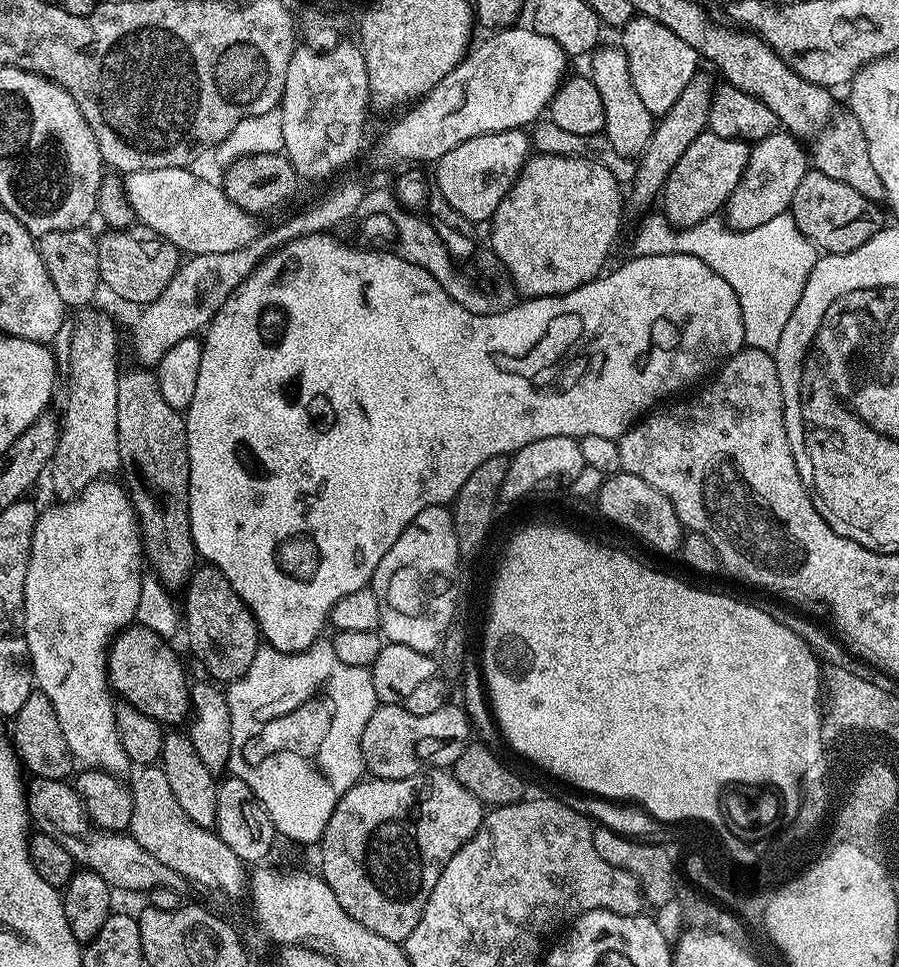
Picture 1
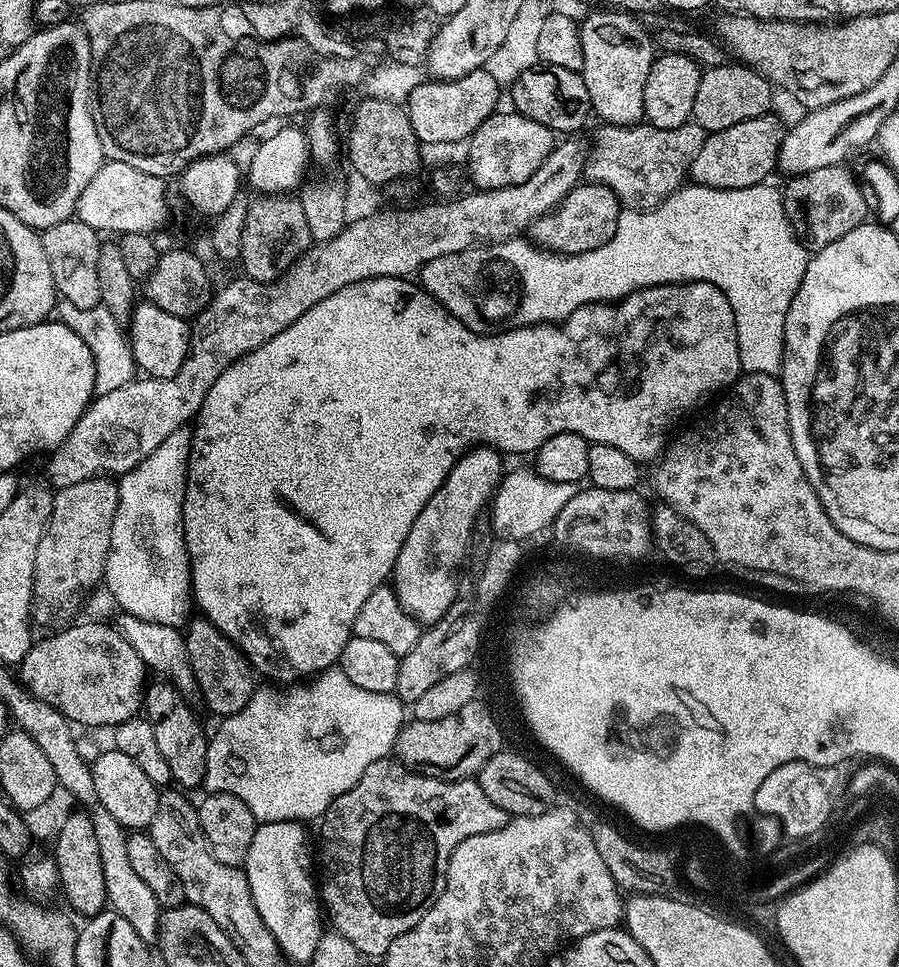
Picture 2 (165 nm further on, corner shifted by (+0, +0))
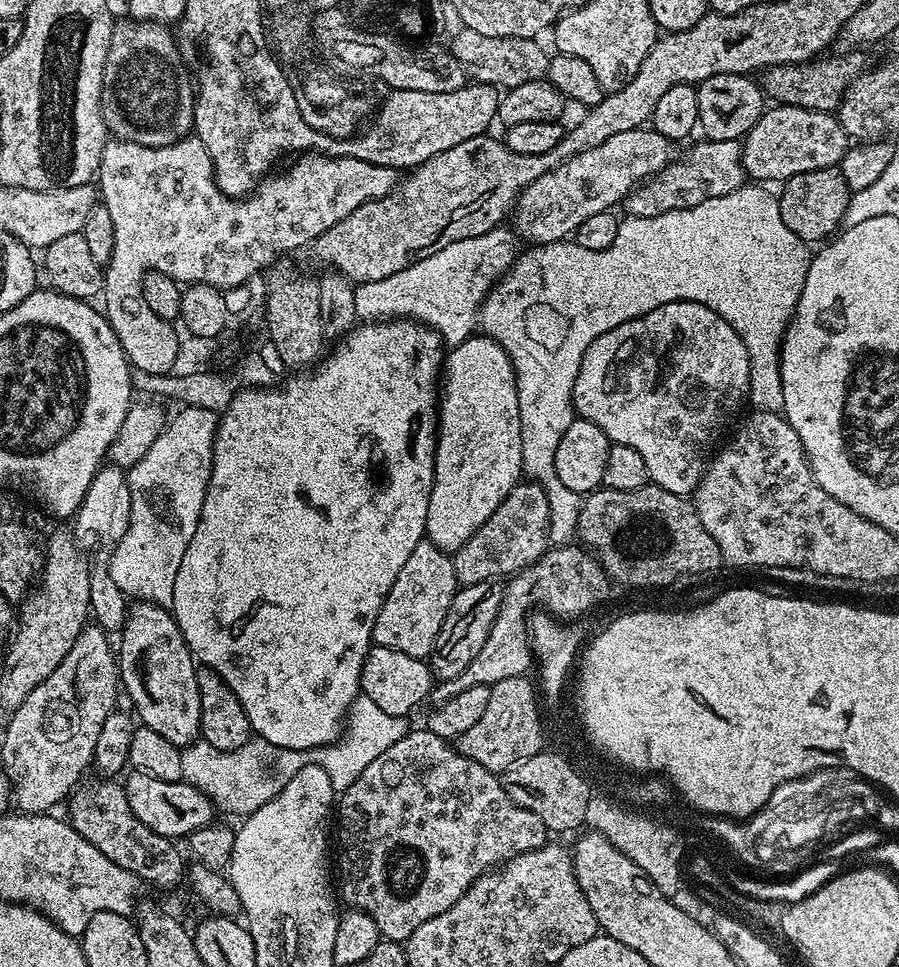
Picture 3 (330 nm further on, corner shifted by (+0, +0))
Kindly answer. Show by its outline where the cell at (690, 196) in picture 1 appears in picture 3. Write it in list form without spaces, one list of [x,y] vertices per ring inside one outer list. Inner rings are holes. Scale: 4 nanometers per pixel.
[[[782,104],[769,107],[758,118],[758,122],[748,132],[742,141],[740,157],[744,167],[745,177],[756,182],[768,182],[764,180],[777,180],[783,182],[789,180],[794,174],[806,174],[806,170],[822,170],[823,168],[835,168],[844,159],[844,153],[850,147],[850,137],[844,133],[839,119],[833,113],[819,112],[818,110],[806,110],[798,106]]]

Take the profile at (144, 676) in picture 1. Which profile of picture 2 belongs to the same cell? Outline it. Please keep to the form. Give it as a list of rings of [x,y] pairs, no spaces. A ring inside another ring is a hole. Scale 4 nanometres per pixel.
[[[88,620],[85,624],[72,624],[61,630],[57,636],[37,639],[18,666],[18,680],[34,698],[55,705],[73,725],[85,724],[88,728],[115,729],[117,724],[126,722],[131,716],[141,715],[146,691],[146,669],[138,650],[122,638],[122,634],[111,623],[99,624]]]

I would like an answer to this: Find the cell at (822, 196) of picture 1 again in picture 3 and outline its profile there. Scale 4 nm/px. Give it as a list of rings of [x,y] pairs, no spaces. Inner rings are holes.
[[[839,167],[806,170],[806,174],[794,174],[789,180],[783,181],[781,188],[784,189],[778,192],[778,199],[782,222],[786,222],[786,226],[790,226],[794,234],[798,234],[798,238],[806,242],[822,242],[843,225],[850,189]]]

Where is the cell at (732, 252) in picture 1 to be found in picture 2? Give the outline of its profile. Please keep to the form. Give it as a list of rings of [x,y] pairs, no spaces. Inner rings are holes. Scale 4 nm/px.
[[[695,182],[689,183],[687,186],[679,188],[674,194],[670,194],[670,198],[666,198],[657,208],[643,210],[624,208],[618,218],[618,230],[614,230],[614,238],[610,238],[610,242],[606,242],[606,246],[598,246],[598,250],[586,250],[585,252],[588,256],[585,256],[584,253],[563,256],[560,252],[549,252],[547,248],[537,248],[531,239],[509,238],[497,244],[477,244],[476,247],[467,248],[458,254],[446,254],[442,258],[434,258],[430,262],[426,262],[423,268],[420,269],[418,283],[443,308],[451,312],[454,318],[462,321],[467,328],[475,332],[491,334],[505,332],[511,328],[525,328],[531,324],[555,324],[570,318],[570,314],[574,314],[574,310],[578,310],[582,306],[615,302],[622,299],[623,296],[629,296],[632,292],[637,292],[650,286],[688,284],[692,280],[710,282],[714,286],[718,286],[718,290],[722,290],[722,294],[726,294],[726,298],[730,302],[730,310],[734,310],[734,326],[738,334],[738,358],[740,359],[741,369],[745,373],[753,372],[754,374],[770,374],[771,376],[776,376],[779,373],[782,366],[782,358],[784,357],[786,313],[790,310],[790,302],[794,302],[794,294],[798,294],[798,286],[802,286],[802,278],[806,274],[810,252],[809,249],[805,248],[801,240],[797,238],[796,231],[790,226],[790,222],[786,218],[784,197],[781,189],[779,187],[775,188],[772,182],[755,184],[745,188],[735,188],[734,190],[711,188]],[[600,252],[620,252],[620,264],[612,264],[612,256],[600,256]],[[588,268],[596,268],[596,296],[592,296],[592,292],[584,292],[584,284],[588,284],[588,288],[592,288],[592,280],[584,280],[584,276],[592,276],[592,272],[588,272]],[[600,268],[620,268],[620,292],[612,292],[612,284],[604,284],[604,280],[600,280]]]

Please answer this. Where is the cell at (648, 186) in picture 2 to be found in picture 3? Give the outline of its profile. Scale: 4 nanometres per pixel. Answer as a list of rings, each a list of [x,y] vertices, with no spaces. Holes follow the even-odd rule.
[[[707,138],[701,139],[701,144],[696,144],[684,157],[673,159],[671,164],[667,164],[661,172],[656,172],[649,180],[644,181],[643,184],[639,184],[637,188],[632,189],[622,201],[623,211],[630,216],[637,216],[638,218],[654,218],[658,214],[670,214],[670,210],[686,210],[690,206],[698,206],[698,202],[706,202],[710,198],[722,198],[722,194],[730,194],[734,190],[745,187],[746,177],[744,175],[744,167],[742,166],[742,158],[740,157],[740,150],[742,147],[741,141],[738,140],[709,140]]]

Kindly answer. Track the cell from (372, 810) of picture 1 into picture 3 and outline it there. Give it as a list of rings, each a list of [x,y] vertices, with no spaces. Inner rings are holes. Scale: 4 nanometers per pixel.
[[[420,726],[417,732],[416,729],[408,731],[405,736],[398,738],[398,742],[394,742],[394,746],[390,746],[390,750],[378,754],[378,758],[374,758],[374,762],[370,762],[370,766],[366,766],[366,770],[358,774],[356,781],[339,793],[338,810],[339,806],[340,828],[344,831],[340,836],[339,895],[343,903],[344,900],[348,903],[349,909],[365,912],[370,914],[370,918],[374,918],[374,924],[378,926],[383,939],[397,942],[406,942],[410,934],[414,934],[414,930],[422,926],[422,922],[430,922],[430,918],[438,918],[438,914],[450,910],[450,906],[454,906],[454,902],[458,902],[458,898],[462,898],[465,890],[485,872],[503,865],[505,860],[512,860],[518,854],[538,850],[550,840],[548,827],[542,822],[542,818],[538,818],[538,814],[530,814],[530,810],[515,804],[510,794],[506,794],[501,777],[497,773],[486,770],[486,766],[474,762],[474,758],[466,758],[457,752],[449,741],[428,731],[424,726]]]

